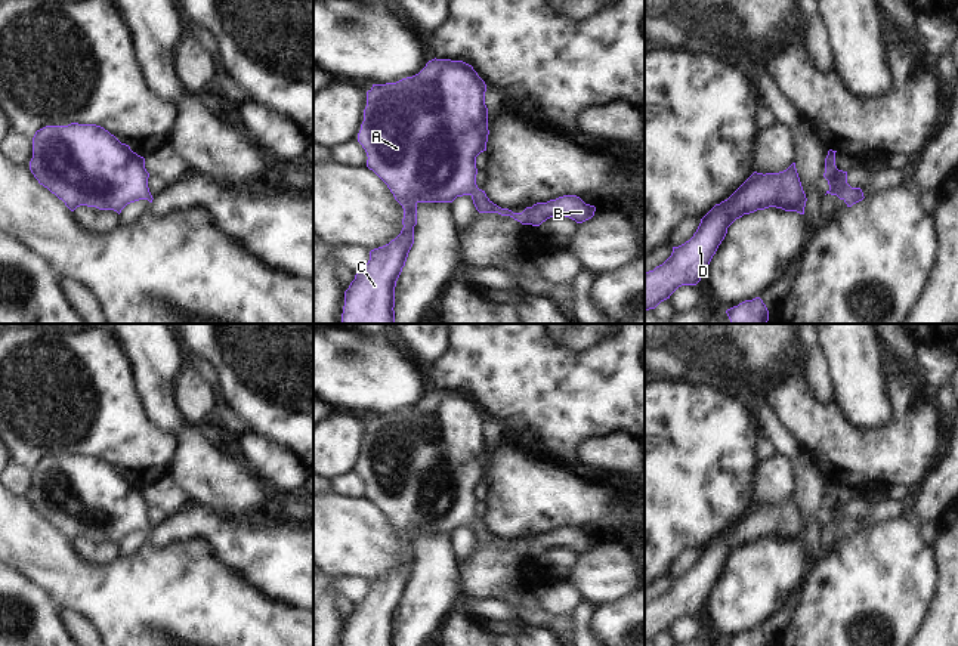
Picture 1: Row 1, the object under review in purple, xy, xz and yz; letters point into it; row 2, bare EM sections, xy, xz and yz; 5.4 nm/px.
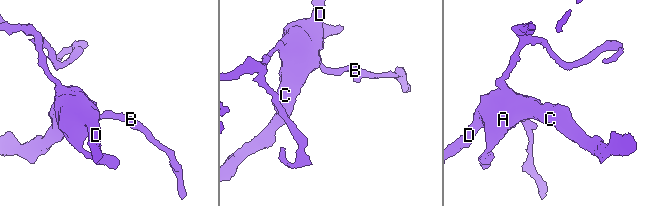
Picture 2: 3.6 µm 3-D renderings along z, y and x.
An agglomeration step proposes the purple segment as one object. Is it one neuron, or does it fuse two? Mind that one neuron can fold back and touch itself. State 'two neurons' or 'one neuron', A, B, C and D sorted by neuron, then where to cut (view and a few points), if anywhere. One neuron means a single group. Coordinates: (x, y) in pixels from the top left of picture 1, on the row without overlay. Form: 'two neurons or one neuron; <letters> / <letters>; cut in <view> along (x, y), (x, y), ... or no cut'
one neuron; A B C D; no cut

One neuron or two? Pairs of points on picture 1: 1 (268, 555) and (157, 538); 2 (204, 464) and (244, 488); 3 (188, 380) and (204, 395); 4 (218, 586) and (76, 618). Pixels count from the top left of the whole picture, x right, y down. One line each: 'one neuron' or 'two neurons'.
1: one neuron
2: one neuron
3: one neuron
4: two neurons

